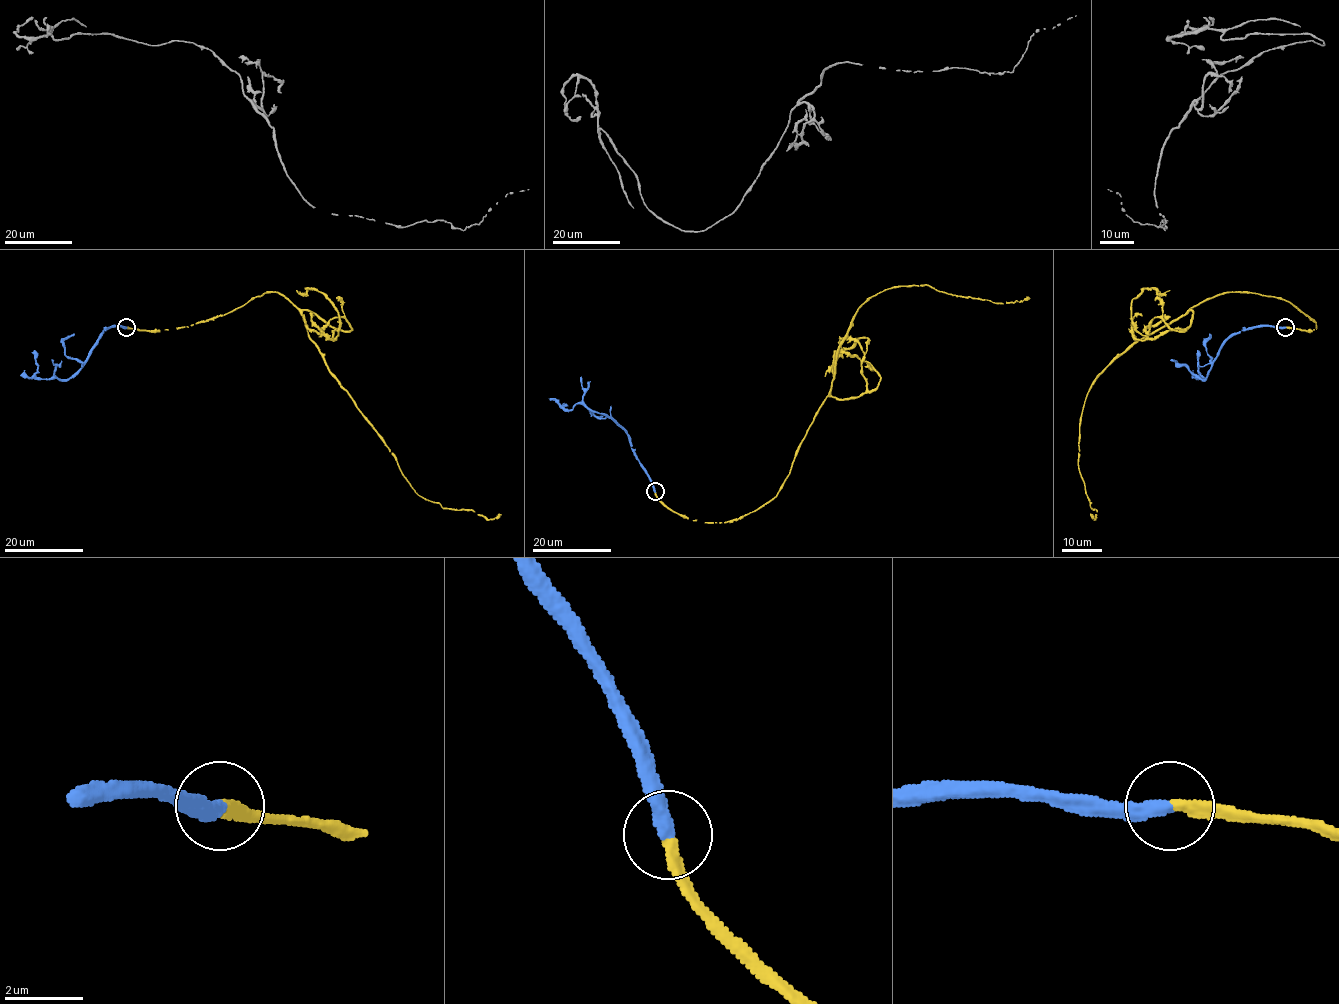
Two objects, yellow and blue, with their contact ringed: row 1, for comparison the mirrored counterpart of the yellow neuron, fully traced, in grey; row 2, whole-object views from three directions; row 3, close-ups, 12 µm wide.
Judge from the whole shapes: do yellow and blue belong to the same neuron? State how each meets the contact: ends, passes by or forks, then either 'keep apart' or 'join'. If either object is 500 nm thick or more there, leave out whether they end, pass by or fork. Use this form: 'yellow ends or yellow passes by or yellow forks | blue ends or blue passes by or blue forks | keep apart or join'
yellow ends | blue ends | join

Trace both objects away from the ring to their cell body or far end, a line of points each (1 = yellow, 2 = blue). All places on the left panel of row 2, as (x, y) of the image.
1: (126, 327), (188, 327), (265, 292), (280, 293), (302, 315), (329, 372), (419, 495), (490, 519), (501, 514)
2: (126, 327), (111, 326), (102, 331), (85, 362), (66, 379), (39, 379), (34, 350)

